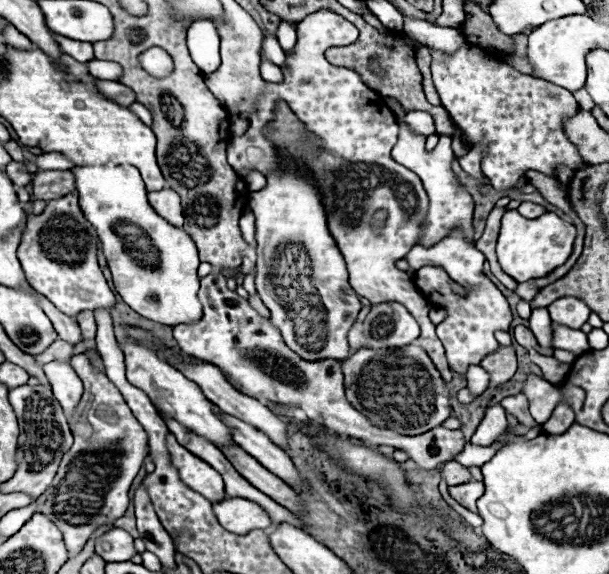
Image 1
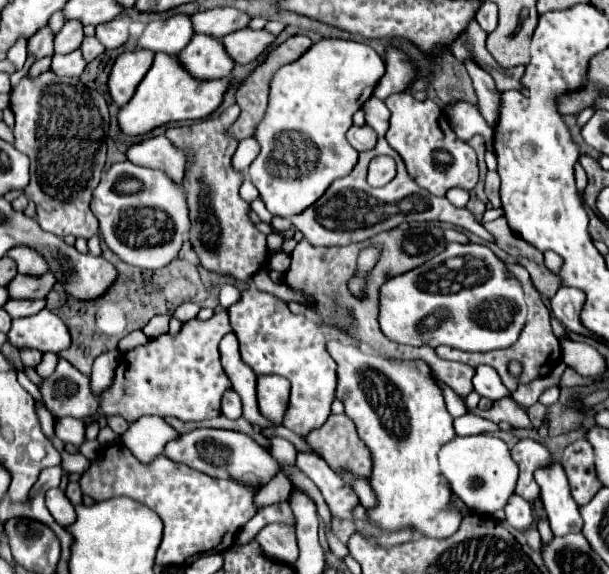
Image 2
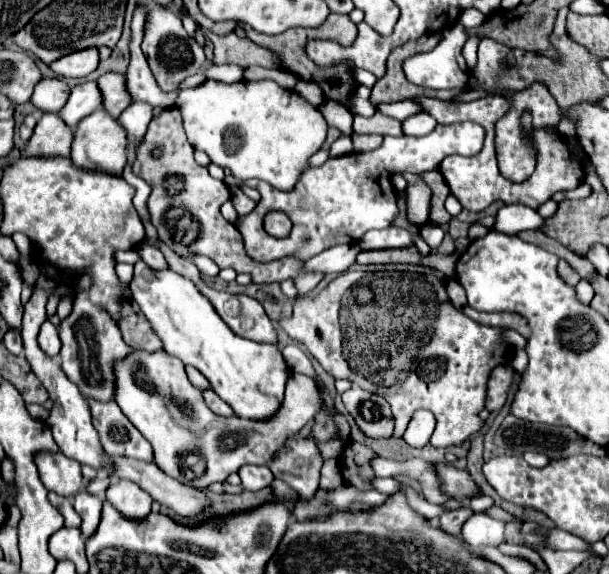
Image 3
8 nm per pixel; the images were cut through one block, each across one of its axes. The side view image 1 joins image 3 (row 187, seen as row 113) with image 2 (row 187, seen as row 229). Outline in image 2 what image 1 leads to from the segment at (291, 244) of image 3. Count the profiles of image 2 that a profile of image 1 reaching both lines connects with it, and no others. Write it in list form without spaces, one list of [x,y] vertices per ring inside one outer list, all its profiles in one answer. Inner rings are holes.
[[[378,138],[376,148],[368,152],[360,152],[360,160],[348,176],[334,180],[320,200],[316,200],[304,212],[292,216],[292,224],[304,234],[304,240],[310,242],[312,246],[336,246],[336,244],[348,246],[352,242],[368,240],[384,230],[392,230],[402,222],[450,222],[458,228],[464,228],[480,236],[486,242],[496,242],[496,238],[472,216],[468,208],[458,208],[450,204],[446,198],[436,198],[428,194],[428,190],[416,186],[416,182],[412,182],[410,174],[406,172],[404,160],[392,150],[392,146],[388,146],[386,138]],[[378,154],[392,156],[398,164],[398,174],[386,186],[372,188],[366,182],[366,170],[368,170],[370,160]],[[358,192],[364,192],[368,196],[362,196]]]

